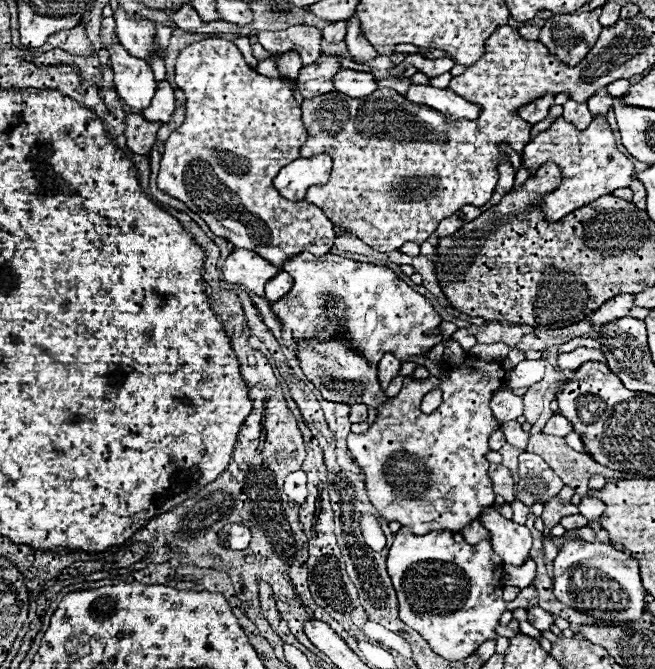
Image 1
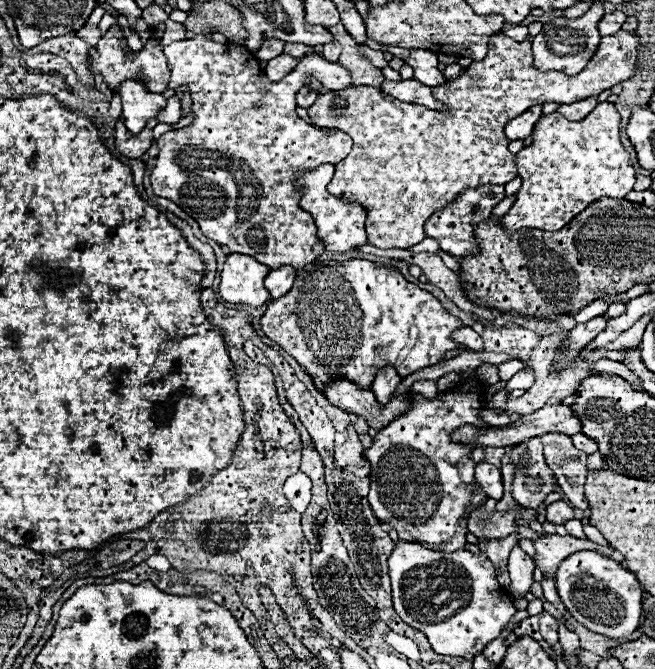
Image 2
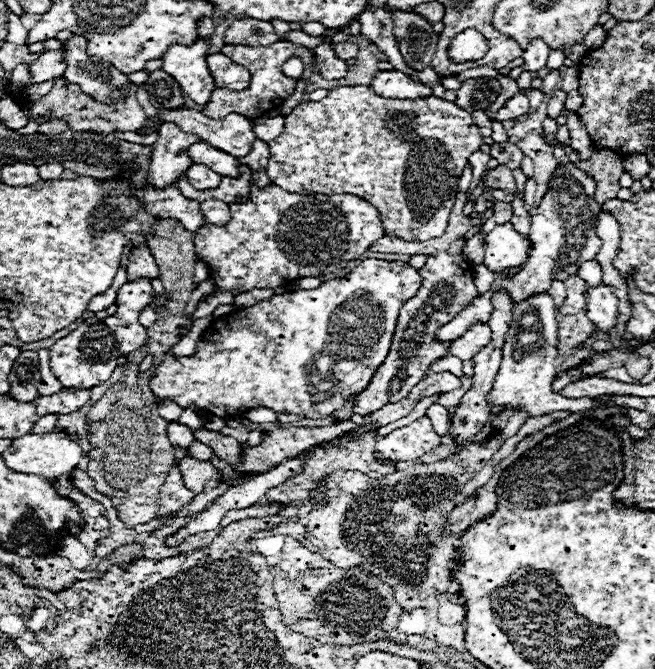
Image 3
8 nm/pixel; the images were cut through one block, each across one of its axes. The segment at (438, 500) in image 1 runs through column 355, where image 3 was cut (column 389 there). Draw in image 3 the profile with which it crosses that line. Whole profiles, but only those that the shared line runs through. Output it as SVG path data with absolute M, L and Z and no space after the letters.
M422 416L416 422L390 432L388 436L380 438L376 450L382 460L414 460L428 450L436 448L440 436L432 430L432 422Z

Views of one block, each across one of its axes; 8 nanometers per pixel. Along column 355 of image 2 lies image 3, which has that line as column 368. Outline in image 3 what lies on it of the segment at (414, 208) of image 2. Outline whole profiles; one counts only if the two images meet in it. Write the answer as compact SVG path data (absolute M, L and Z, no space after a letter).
M338 86L320 102L302 102L288 116L278 138L270 140L268 178L282 190L296 194L354 194L380 210L388 236L430 240L446 232L448 216L458 194L458 178L468 156L482 146L472 114L434 94L414 100L382 98L370 86Z

